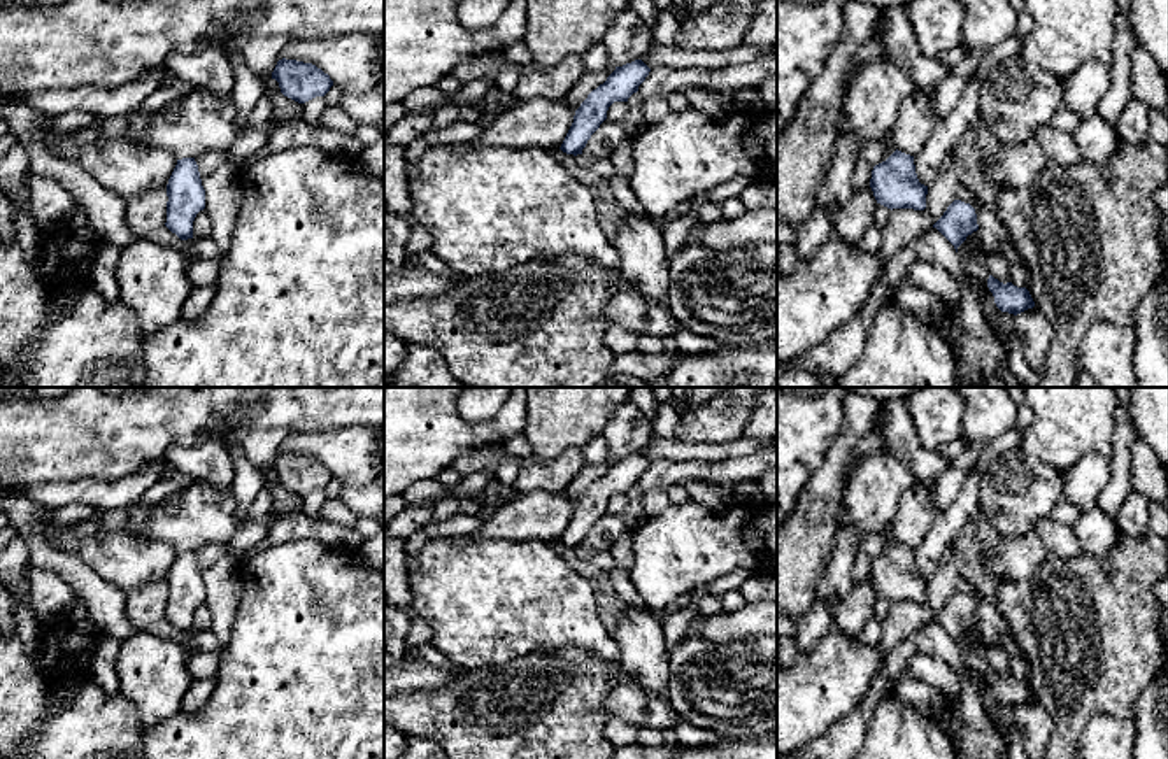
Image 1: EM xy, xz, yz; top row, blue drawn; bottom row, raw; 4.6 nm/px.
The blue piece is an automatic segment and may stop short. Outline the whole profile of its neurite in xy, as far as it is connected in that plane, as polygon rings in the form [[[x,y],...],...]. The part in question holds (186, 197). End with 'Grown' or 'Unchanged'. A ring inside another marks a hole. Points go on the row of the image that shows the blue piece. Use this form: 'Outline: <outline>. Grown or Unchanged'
Outline: [[[195,158],[177,160],[167,184],[167,196],[165,226],[181,240],[193,238],[193,221],[205,209],[205,189]]]. Unchanged

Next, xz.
Outline: [[[642,60],[616,67],[607,81],[593,89],[575,110],[573,123],[559,149],[573,156],[582,154],[591,135],[607,119],[609,107],[614,102],[628,102],[649,72],[651,68]]]. Unchanged

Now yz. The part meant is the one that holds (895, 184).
Outline: [[[894,151],[872,170],[870,188],[877,203],[887,209],[926,209],[928,186],[915,174],[914,156]]]. Unchanged

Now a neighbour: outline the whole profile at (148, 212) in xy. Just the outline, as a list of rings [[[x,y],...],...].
[[[167,189],[147,191],[126,207],[126,226],[137,238],[149,237],[167,223]]]

